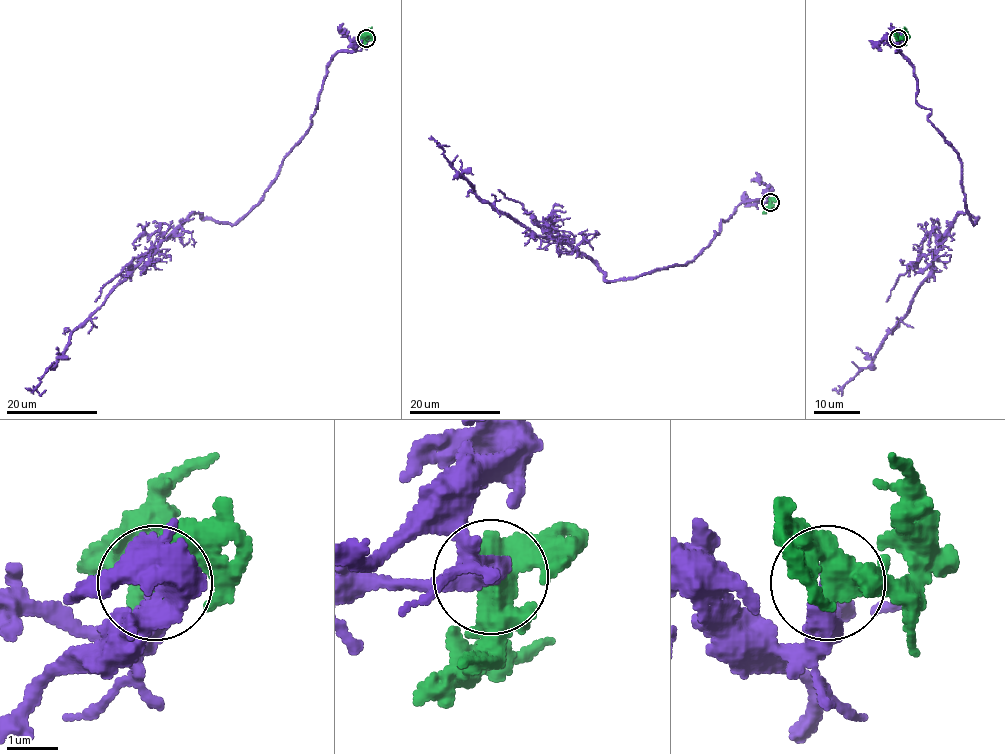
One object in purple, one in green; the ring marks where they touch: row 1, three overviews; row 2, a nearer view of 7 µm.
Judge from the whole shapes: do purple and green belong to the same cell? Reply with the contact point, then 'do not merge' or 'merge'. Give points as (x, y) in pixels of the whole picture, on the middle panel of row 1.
place (770, 202); merge

